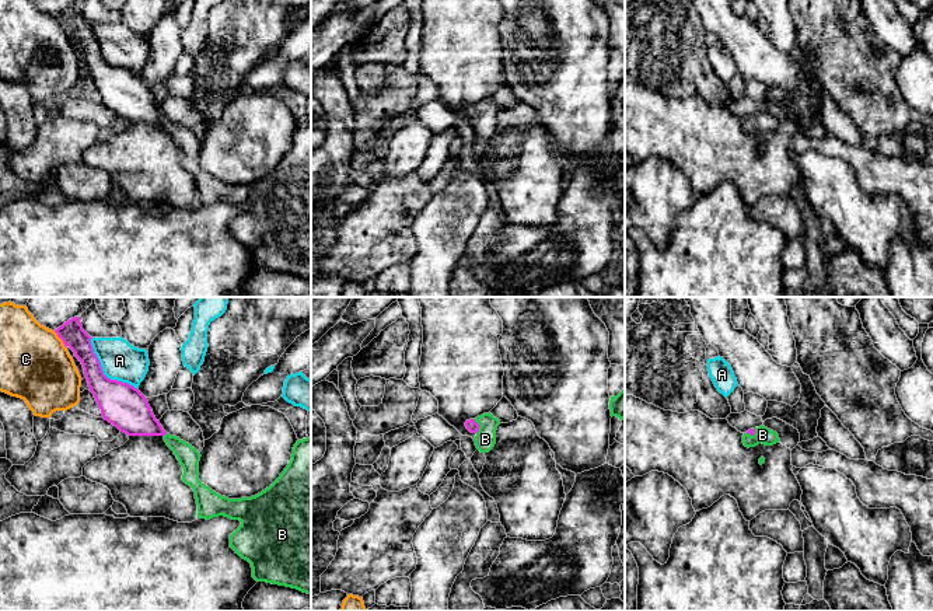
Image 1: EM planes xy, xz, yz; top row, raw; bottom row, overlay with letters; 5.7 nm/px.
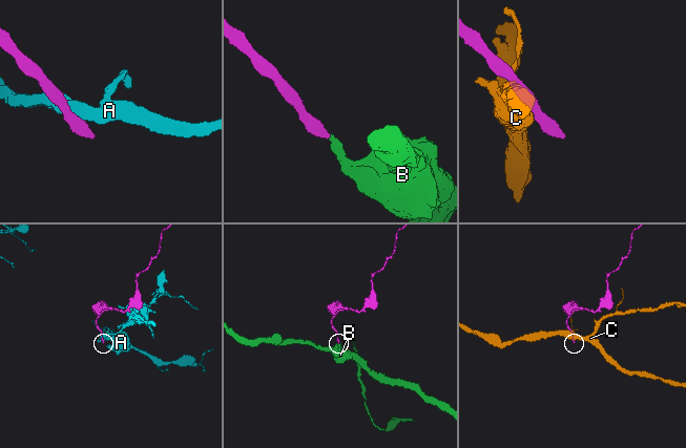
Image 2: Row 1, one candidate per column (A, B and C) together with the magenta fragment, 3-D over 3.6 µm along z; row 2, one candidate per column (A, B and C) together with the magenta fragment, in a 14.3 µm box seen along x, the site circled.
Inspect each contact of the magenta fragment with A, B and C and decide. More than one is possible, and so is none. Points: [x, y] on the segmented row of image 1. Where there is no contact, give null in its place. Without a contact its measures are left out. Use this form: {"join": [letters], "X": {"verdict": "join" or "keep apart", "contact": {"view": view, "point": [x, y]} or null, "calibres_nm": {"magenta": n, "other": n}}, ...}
{"join": ["B"], "A": {"verdict": "keep apart", "contact": {"view": "xy", "point": [102, 372]}, "calibres_nm": {"magenta": 240, "other": 220}}, "B": {"verdict": "join", "contact": {"view": "xz", "point": [479, 426]}, "calibres_nm": {"magenta": 70, "other": 120}}, "C": {"verdict": "keep apart", "contact": {"view": "xy", "point": [60, 338]}, "calibres_nm": {"magenta": 140, "other": 400}}}

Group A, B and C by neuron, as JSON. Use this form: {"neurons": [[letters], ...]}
{"neurons": [["A"], ["B"], ["C"]]}

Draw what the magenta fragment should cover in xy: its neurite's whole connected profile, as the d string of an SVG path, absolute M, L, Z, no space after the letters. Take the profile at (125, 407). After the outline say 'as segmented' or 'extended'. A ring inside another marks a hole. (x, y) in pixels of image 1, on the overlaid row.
M74 317L55 329L57 336L81 362L90 391L102 418L127 436L163 436L184 468L182 481L195 492L198 517L210 520L224 516L240 520L241 526L230 535L230 548L252 568L256 582L297 589L311 594L311 437L297 440L289 465L265 490L251 497L228 499L212 490L199 479L200 453L189 443L167 433L156 419L147 398L133 385L108 378L94 353L91 336L83 329L80 317Z; extended

